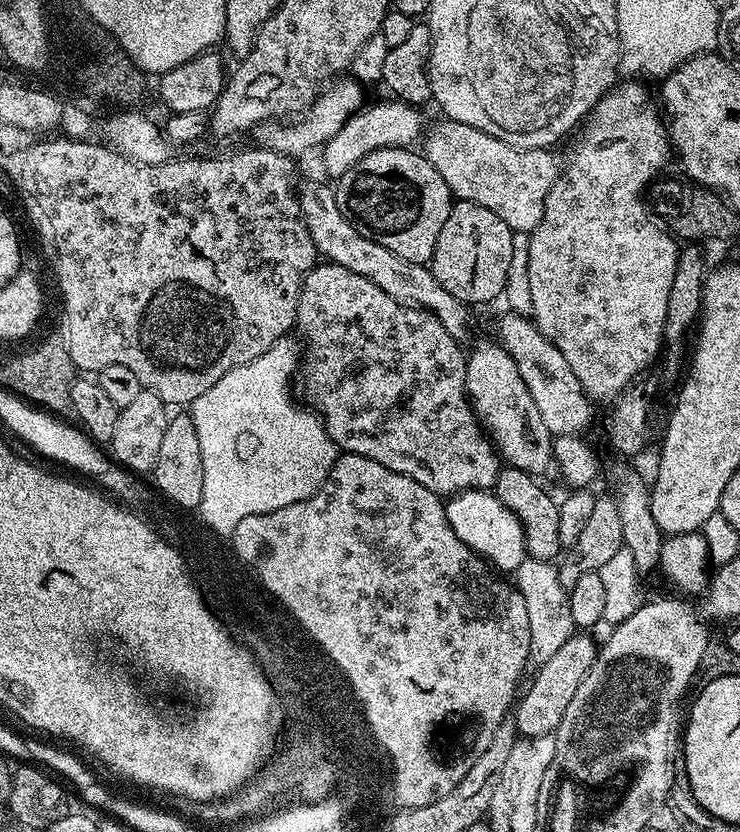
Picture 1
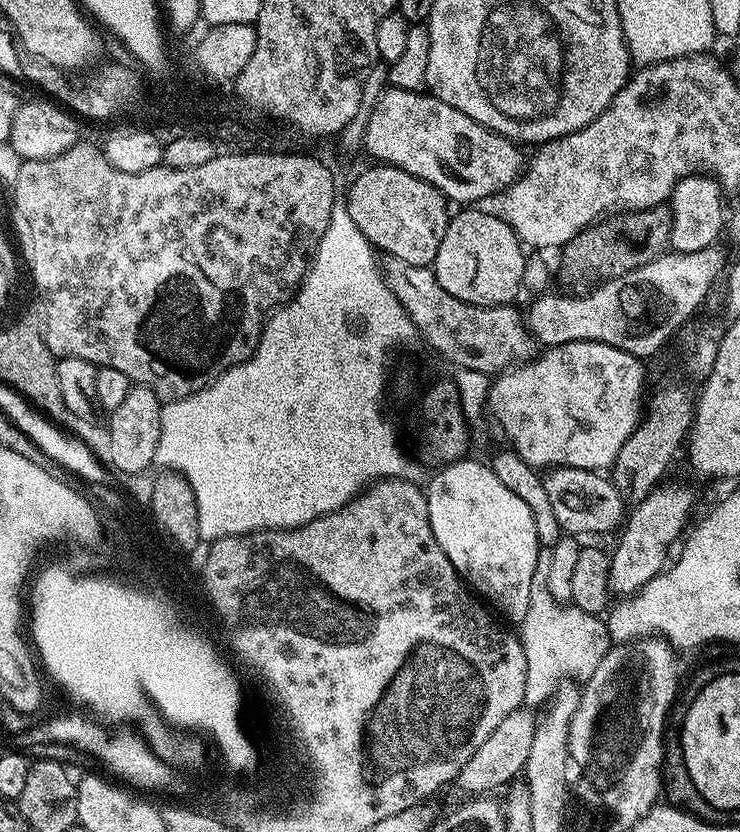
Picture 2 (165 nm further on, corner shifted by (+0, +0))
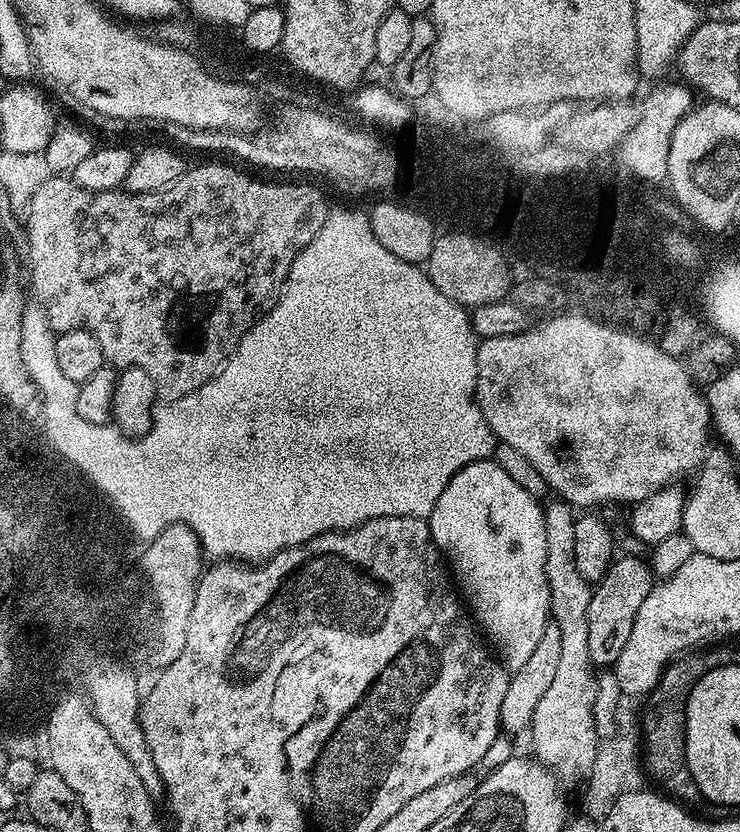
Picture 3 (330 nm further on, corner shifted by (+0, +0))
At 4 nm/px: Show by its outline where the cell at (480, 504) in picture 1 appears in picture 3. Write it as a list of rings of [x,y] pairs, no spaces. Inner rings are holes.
[[[489,458],[466,465],[450,478],[427,521],[432,541],[446,557],[475,623],[489,641],[496,643],[495,651],[509,669],[522,667],[542,639],[542,630],[550,623],[552,614],[550,586],[546,582],[546,522],[541,501],[522,490],[495,459]]]

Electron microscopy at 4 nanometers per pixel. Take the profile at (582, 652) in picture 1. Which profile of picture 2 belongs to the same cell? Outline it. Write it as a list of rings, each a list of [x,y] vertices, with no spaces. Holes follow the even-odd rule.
[[[524,706],[506,714],[506,718],[502,718],[501,724],[495,728],[494,734],[490,734],[490,738],[486,738],[486,742],[482,742],[482,746],[474,750],[474,758],[470,758],[466,766],[462,766],[454,781],[455,787],[460,787],[464,792],[472,792],[468,794],[492,794],[495,793],[492,792],[495,788],[503,789],[511,785],[523,773],[530,758],[530,746],[534,746],[536,722],[537,717]]]

